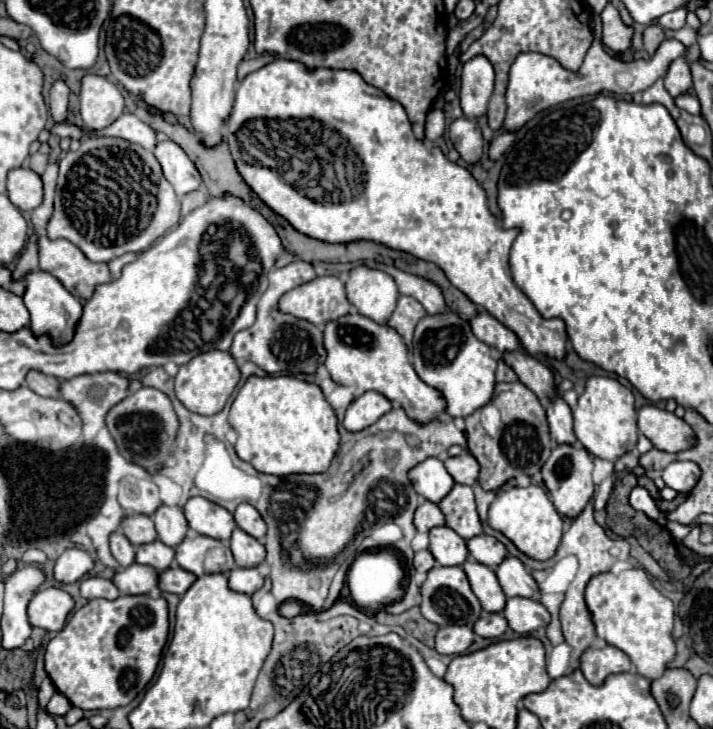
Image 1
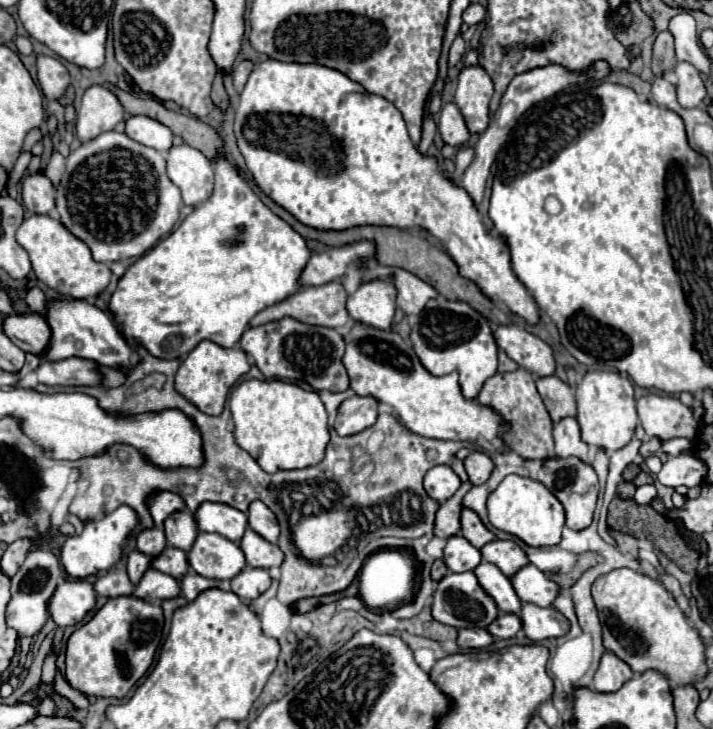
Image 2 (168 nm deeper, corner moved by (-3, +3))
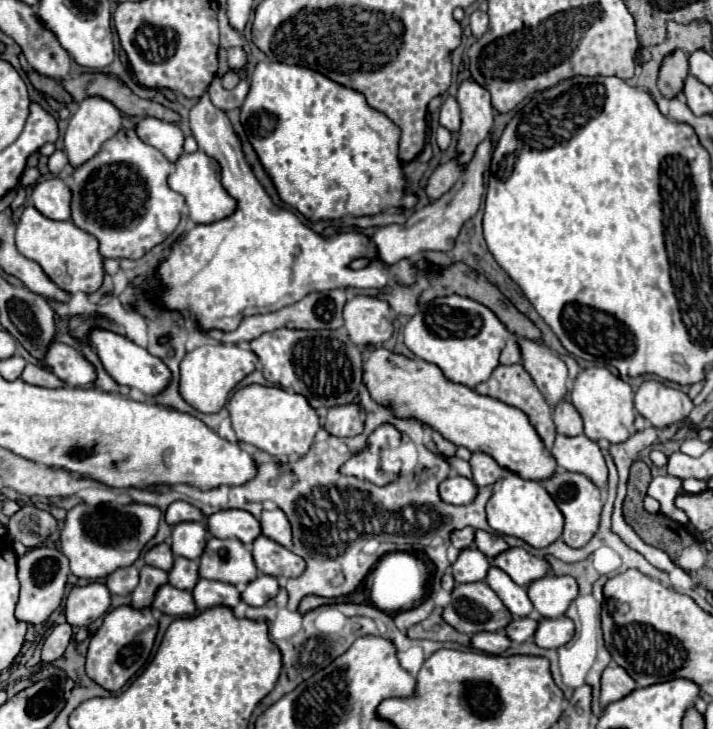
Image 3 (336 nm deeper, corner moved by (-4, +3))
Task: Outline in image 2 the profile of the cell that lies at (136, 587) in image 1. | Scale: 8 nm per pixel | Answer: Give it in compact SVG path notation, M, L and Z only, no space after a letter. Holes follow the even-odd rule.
M150 568L144 578L136 584L134 594L146 602L160 604L164 600L180 596L180 582L168 574L162 574L154 568Z

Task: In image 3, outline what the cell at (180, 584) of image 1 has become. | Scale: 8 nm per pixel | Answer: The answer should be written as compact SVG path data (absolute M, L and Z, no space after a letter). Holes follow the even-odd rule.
M201 578L195 584L191 594L195 598L197 612L207 610L211 606L219 606L219 604L235 608L237 602L241 600L241 594L239 594L237 586L227 584L227 582L213 582L213 580L205 580L205 578Z

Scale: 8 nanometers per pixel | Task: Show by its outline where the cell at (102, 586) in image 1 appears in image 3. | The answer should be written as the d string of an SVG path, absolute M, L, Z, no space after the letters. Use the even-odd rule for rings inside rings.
M127 566L121 570L115 570L113 574L107 576L107 588L111 594L119 594L119 596L127 596L135 590L137 586L137 566Z

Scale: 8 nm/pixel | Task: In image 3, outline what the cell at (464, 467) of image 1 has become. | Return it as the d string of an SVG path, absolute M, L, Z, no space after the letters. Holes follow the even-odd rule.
M473 452L469 464L471 464L473 480L475 480L477 486L489 486L489 484L495 484L495 482L503 476L501 466L495 464L495 460L493 460L489 454Z

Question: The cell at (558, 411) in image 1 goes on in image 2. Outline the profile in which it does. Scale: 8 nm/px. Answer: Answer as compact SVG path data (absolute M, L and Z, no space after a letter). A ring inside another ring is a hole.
M564 418L558 424L554 424L554 444L556 444L554 450L558 458L576 456L582 462L590 464L588 444L582 442L580 438L580 428L578 428L576 418Z

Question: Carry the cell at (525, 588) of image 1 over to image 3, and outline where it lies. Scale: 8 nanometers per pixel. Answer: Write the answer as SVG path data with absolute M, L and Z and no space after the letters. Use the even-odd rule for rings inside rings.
M545 574L527 586L527 594L541 616L557 618L577 598L577 582L571 576Z

